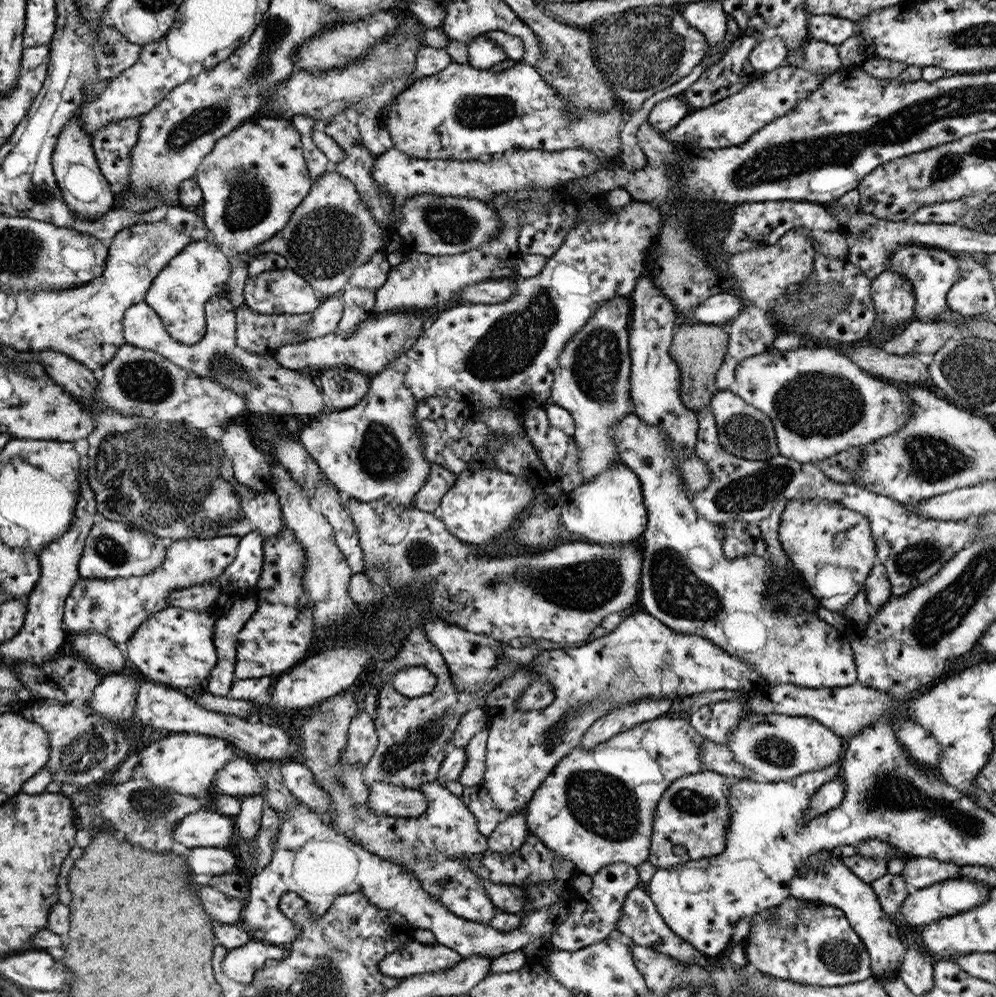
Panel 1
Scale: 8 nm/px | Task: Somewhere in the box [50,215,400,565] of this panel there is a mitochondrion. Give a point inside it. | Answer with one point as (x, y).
(142, 485)

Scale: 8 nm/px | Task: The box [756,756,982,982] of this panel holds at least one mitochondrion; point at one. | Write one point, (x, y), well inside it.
(839, 957)

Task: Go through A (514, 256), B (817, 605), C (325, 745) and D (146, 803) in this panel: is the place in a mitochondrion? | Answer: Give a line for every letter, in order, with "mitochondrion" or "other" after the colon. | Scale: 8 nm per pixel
A: other
B: other
C: mitochondrion
D: mitochondrion

